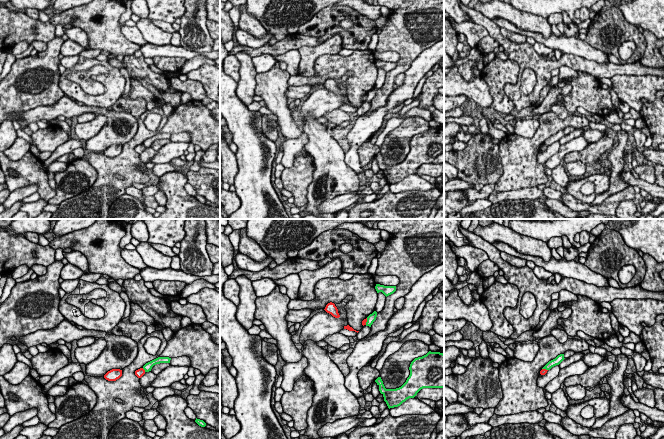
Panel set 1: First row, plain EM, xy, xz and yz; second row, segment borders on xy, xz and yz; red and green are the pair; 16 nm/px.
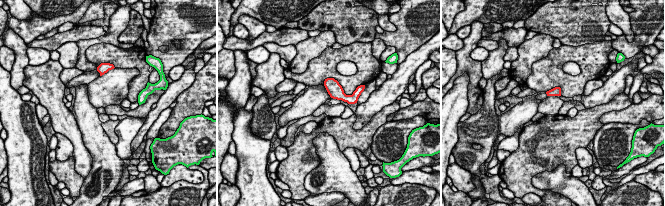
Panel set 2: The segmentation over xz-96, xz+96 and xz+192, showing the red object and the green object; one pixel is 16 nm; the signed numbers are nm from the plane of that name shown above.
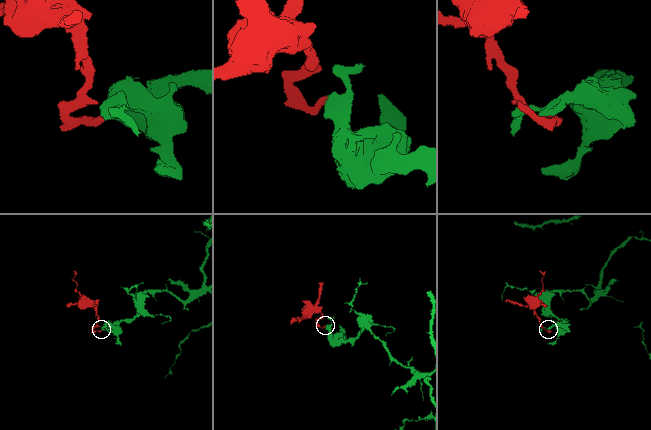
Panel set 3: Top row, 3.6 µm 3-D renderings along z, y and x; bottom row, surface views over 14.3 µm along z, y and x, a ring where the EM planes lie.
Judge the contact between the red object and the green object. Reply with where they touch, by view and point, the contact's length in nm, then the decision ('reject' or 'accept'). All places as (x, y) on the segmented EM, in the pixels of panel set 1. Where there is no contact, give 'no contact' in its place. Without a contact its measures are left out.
meets red in xy at (144, 370); contact 80 nm long; reject

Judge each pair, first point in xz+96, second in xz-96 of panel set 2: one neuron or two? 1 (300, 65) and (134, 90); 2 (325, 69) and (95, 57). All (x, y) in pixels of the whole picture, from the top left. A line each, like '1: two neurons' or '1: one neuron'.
1: two neurons
2: one neuron

